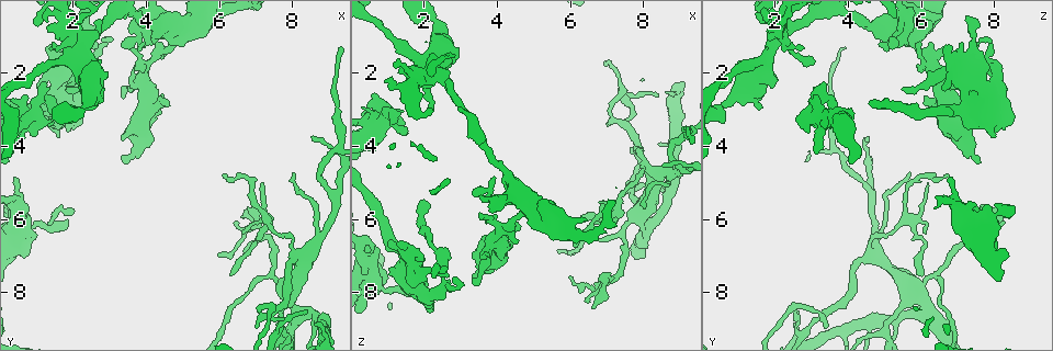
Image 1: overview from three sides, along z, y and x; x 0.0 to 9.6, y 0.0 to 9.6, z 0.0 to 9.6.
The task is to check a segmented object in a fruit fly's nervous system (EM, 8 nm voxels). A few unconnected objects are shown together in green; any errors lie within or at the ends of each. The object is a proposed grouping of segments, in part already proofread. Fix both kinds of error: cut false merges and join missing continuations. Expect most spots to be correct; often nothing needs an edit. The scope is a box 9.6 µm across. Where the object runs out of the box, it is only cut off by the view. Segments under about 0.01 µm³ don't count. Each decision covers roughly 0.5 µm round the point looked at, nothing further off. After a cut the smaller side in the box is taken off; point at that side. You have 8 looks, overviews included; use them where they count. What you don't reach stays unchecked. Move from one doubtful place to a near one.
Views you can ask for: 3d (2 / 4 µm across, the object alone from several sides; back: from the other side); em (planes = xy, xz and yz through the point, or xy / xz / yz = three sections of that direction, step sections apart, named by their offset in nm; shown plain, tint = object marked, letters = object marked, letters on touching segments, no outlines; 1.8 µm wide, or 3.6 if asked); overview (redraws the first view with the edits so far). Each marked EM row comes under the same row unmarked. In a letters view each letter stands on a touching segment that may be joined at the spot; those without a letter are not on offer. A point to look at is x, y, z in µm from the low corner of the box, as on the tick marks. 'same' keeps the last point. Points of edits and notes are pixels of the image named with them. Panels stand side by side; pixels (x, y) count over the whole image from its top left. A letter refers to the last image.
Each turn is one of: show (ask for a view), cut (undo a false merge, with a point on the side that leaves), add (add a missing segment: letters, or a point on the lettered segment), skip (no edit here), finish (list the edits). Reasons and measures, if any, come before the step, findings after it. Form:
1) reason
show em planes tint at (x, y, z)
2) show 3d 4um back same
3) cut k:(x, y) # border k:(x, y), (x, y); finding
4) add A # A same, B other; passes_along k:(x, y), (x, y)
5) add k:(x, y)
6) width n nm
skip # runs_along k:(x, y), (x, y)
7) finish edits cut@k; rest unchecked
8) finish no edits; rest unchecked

stops while still wide
show em xz step 8 letters at (1.40, 3.45, 3.35)

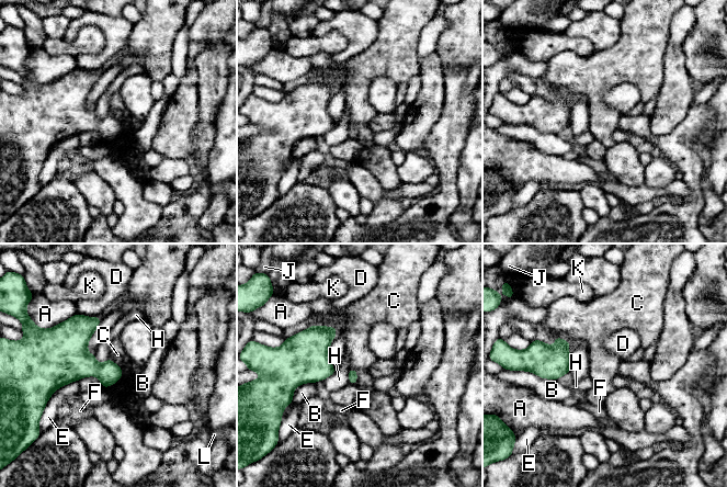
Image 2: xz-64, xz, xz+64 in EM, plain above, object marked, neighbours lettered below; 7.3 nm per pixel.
cut it another way
show em planes letters same

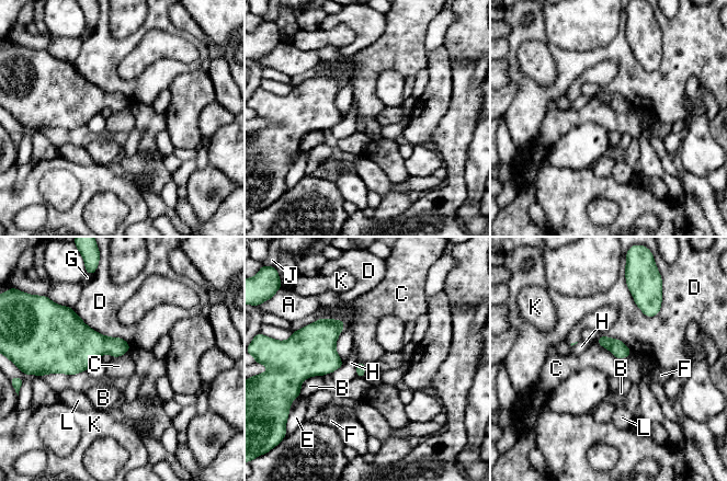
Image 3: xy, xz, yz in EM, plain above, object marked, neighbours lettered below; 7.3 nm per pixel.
skip # A other, B other, C other, D other, E other, F other, G other, H other, J other, K other, L other; border 3:(318, 318), (340, 319), (344, 325); no lettered segment goes on from it

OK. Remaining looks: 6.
a narrow waist
show em planes letters at (2.50, 1.80, 7.80)

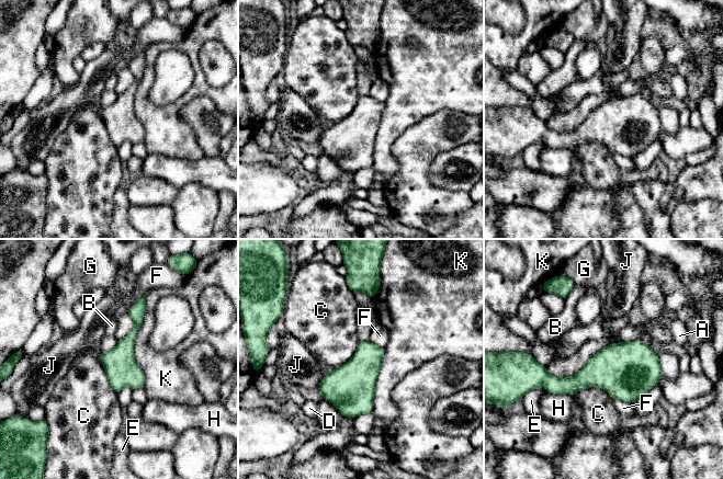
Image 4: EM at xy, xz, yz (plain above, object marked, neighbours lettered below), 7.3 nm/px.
skip # A other, B other, C other, D other, E other, F other, G other, H other, J other, K other; border 4:(568, 395), (601, 387), (613, 397); all the same neuron

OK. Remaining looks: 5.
a narrow waist
show em planes tint at (2.00, 0.75, 2.10)

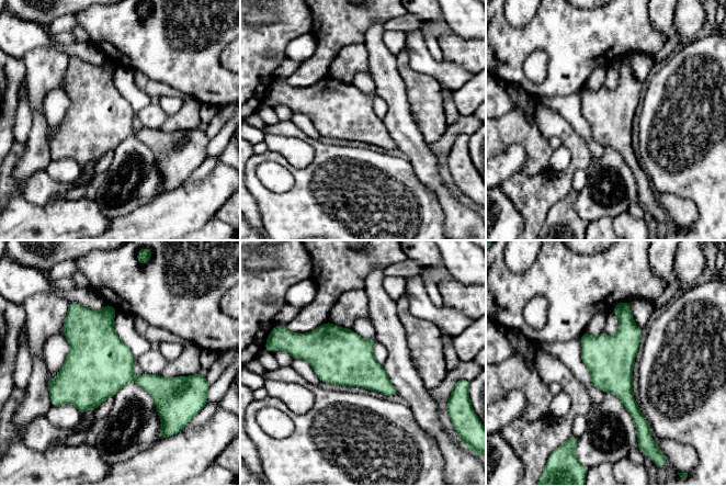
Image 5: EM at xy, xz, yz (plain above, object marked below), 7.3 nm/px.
show em planes letters same

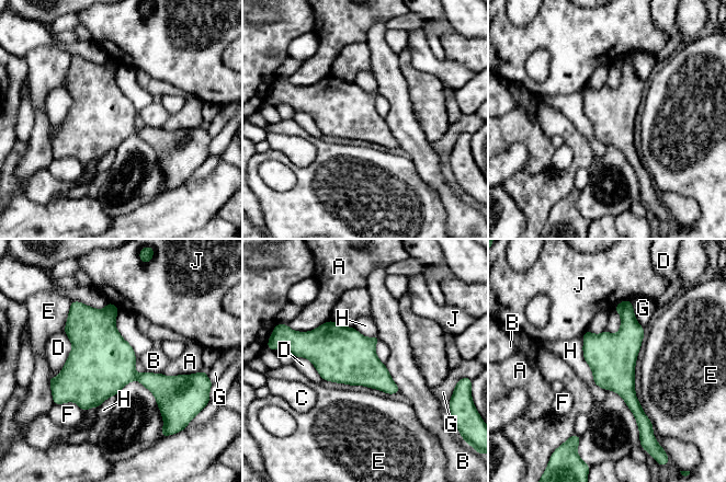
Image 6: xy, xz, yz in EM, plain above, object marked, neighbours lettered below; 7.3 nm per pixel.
skip # A other, B other, C other, D other, E other, F other, G other, H other, J other; continuous, no second neuron

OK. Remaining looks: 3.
finish no edits; rest unchecked

